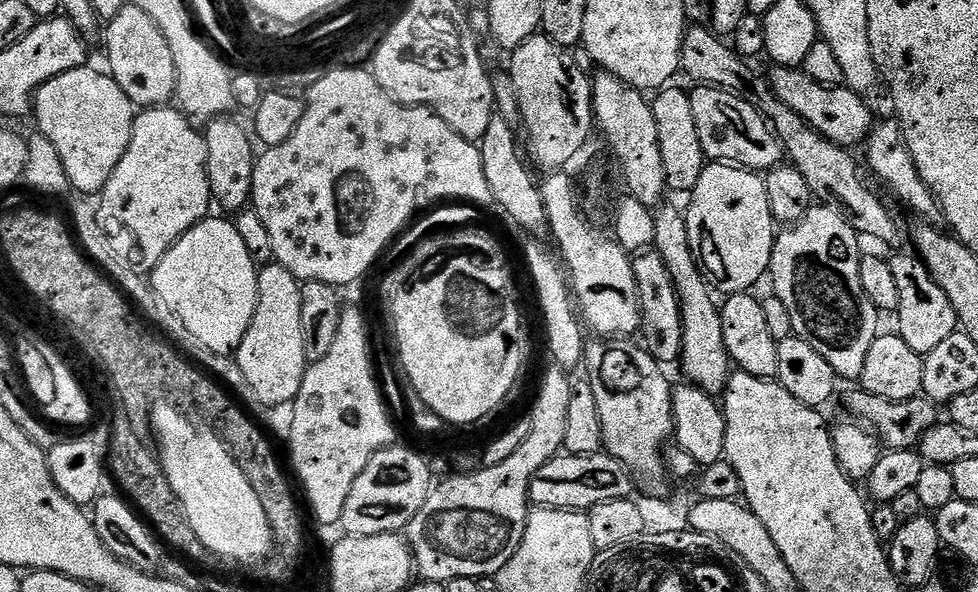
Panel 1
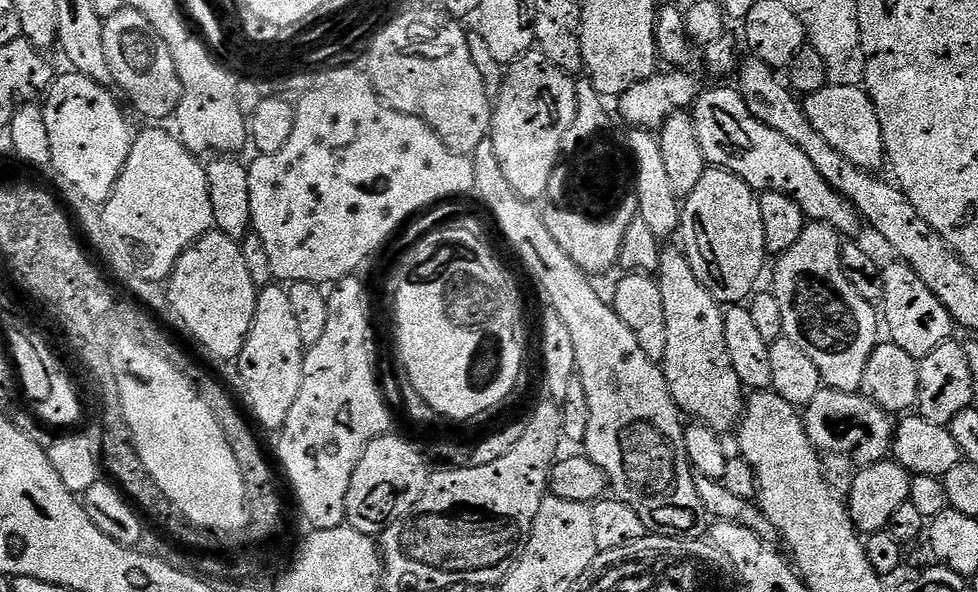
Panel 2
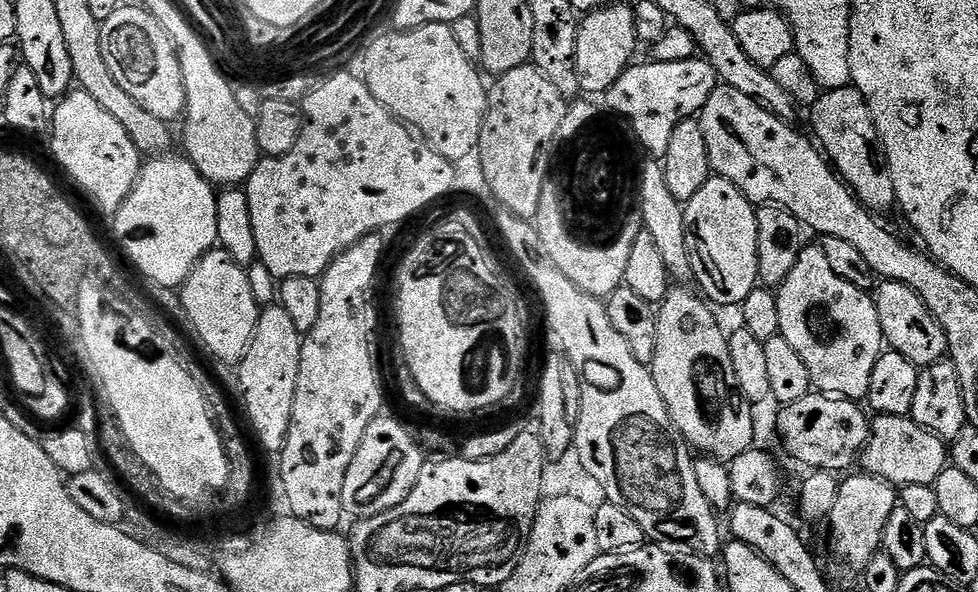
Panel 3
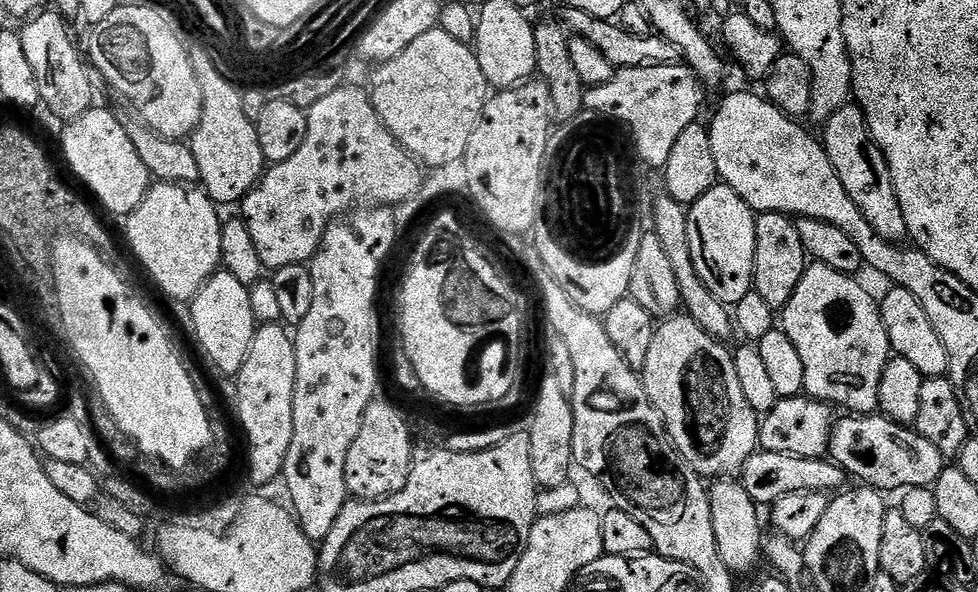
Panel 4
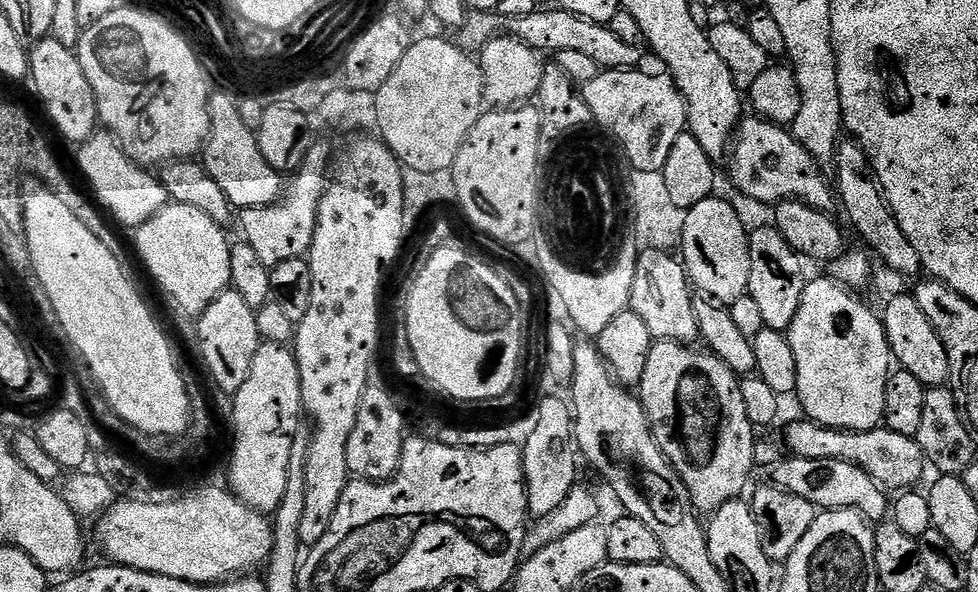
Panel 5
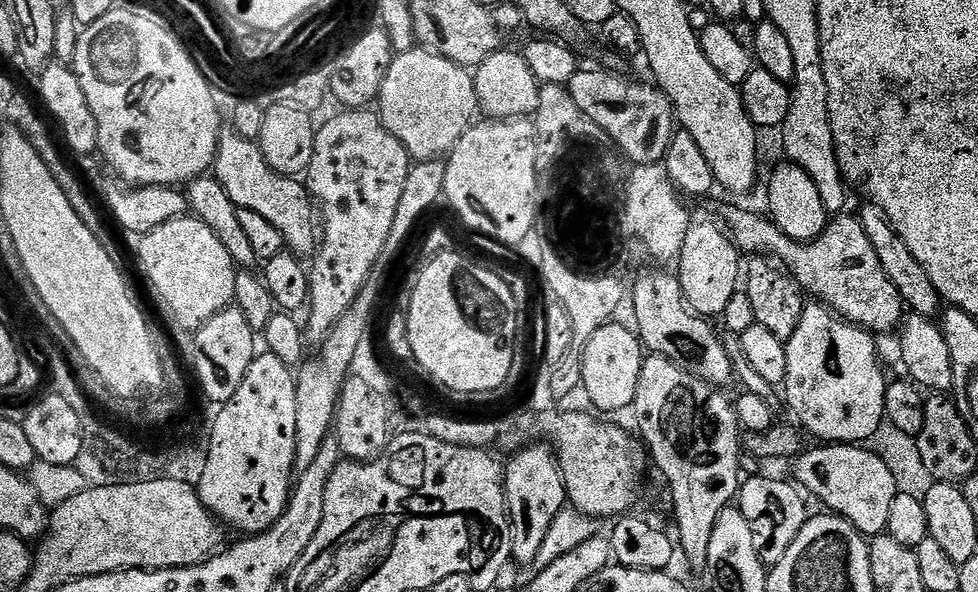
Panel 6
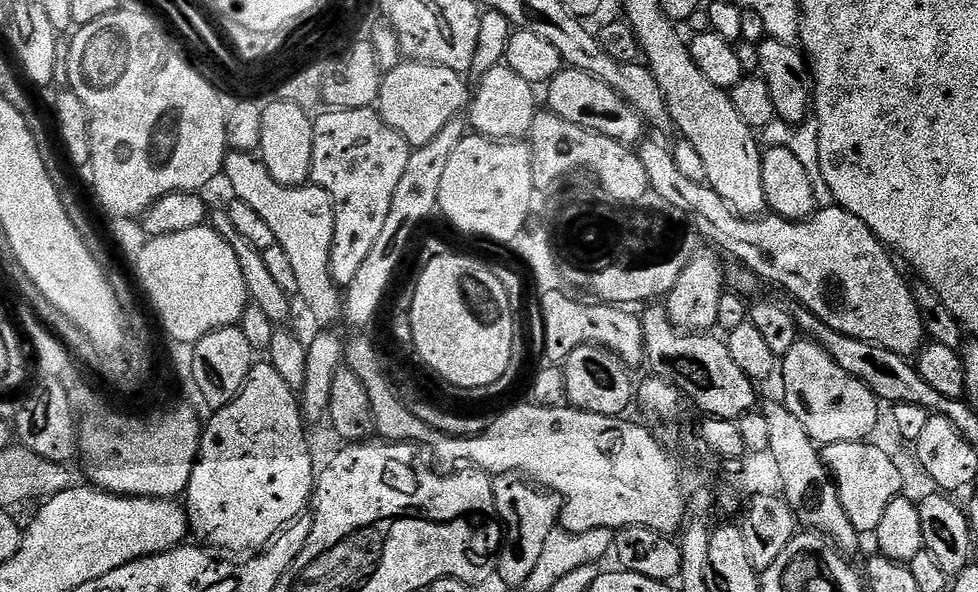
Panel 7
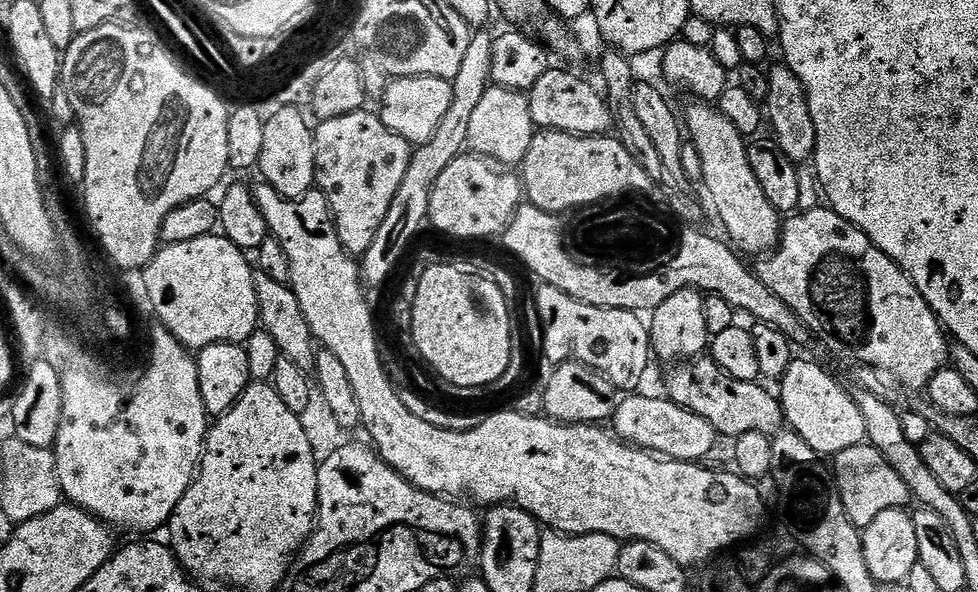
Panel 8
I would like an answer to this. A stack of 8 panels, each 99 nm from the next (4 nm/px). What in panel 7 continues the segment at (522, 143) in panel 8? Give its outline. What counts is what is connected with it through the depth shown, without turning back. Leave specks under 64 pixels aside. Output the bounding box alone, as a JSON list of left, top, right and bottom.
[466,66,538,142]

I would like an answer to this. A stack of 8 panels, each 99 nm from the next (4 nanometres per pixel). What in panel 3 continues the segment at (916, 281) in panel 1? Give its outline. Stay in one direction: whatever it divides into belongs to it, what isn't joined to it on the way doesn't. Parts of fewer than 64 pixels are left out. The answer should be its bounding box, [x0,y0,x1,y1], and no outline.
[874,280,949,370]

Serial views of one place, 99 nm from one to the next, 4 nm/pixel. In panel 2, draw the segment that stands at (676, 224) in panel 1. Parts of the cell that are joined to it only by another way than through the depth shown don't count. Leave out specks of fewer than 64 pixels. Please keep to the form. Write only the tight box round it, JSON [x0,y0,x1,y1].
[658,247,746,430]

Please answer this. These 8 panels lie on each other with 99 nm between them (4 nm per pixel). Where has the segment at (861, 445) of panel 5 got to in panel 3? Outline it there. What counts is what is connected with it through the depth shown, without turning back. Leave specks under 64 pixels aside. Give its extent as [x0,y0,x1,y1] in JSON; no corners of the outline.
[862,415,950,486]

